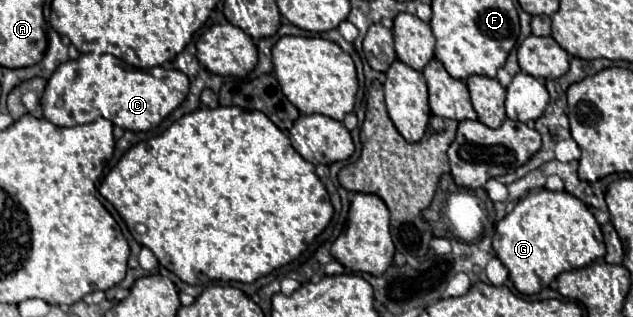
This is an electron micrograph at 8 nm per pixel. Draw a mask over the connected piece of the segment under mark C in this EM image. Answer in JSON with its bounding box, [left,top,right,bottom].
[40,54,188,132]

